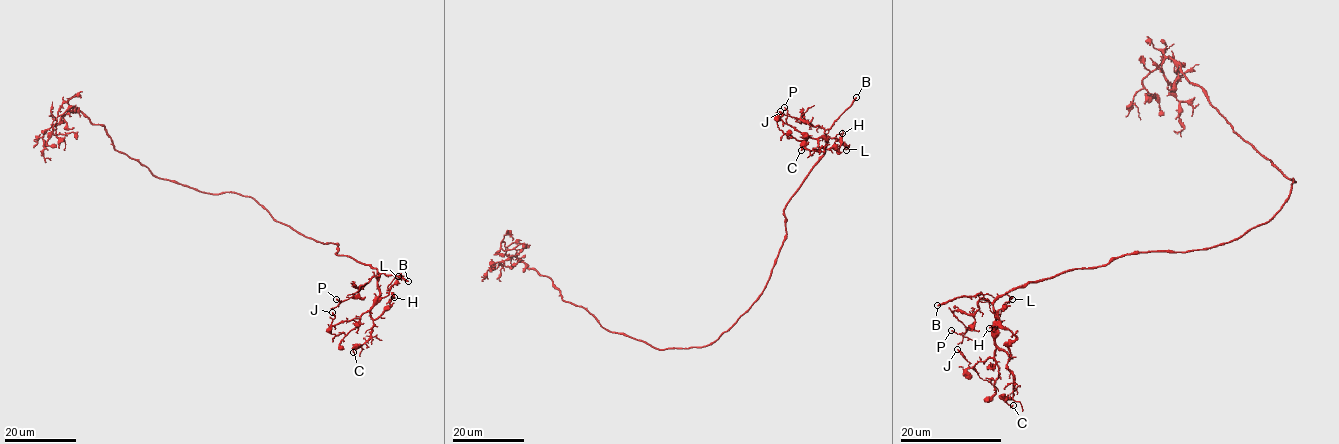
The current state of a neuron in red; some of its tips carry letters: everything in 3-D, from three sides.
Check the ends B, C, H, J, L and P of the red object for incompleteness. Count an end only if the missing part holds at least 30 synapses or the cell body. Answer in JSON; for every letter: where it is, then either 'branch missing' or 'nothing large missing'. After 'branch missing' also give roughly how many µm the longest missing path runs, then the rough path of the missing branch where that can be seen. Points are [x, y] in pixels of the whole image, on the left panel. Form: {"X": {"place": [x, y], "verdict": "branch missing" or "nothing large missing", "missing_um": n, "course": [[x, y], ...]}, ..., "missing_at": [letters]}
{"B": {"place": [408, 281], "verdict": "branch missing", "missing_um": 70}, "C": {"place": [353, 352], "verdict": "nothing large missing"}, "H": {"place": [394, 297], "verdict": "nothing large missing"}, "J": {"place": [332, 312], "verdict": "nothing large missing"}, "L": {"place": [398, 276], "verdict": "nothing large missing"}, "P": {"place": [336, 299], "verdict": "nothing large missing"}, "missing_at": ["B"]}

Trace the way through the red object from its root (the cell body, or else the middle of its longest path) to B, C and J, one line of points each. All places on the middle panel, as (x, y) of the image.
B: (719, 337), (763, 290), (786, 234), (785, 205), (824, 152), (825, 131), (856, 97)
C: (719, 337), (763, 290), (786, 234), (785, 205), (824, 152), (827, 137), (819, 139), (819, 150), (801, 150)
J: (719, 337), (763, 290), (786, 234), (785, 205), (825, 150), (826, 136), (807, 137), (779, 119), (780, 111)

